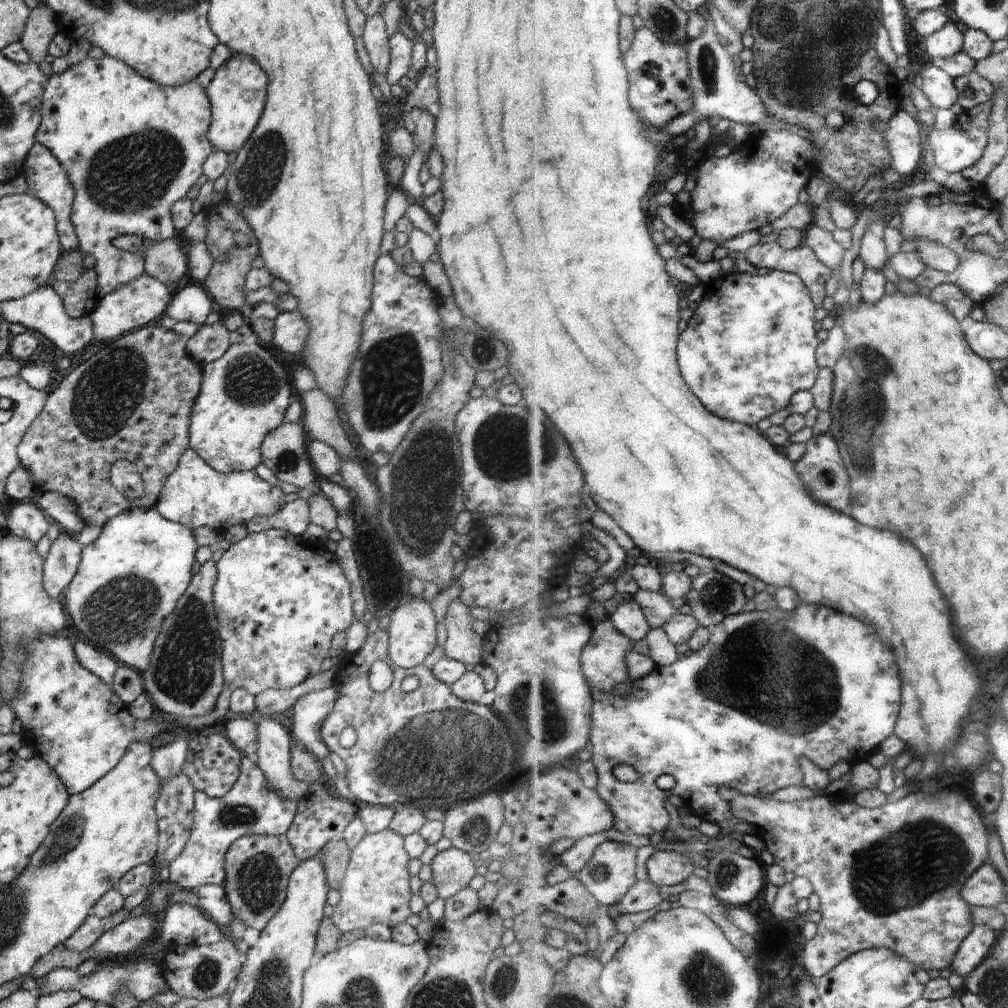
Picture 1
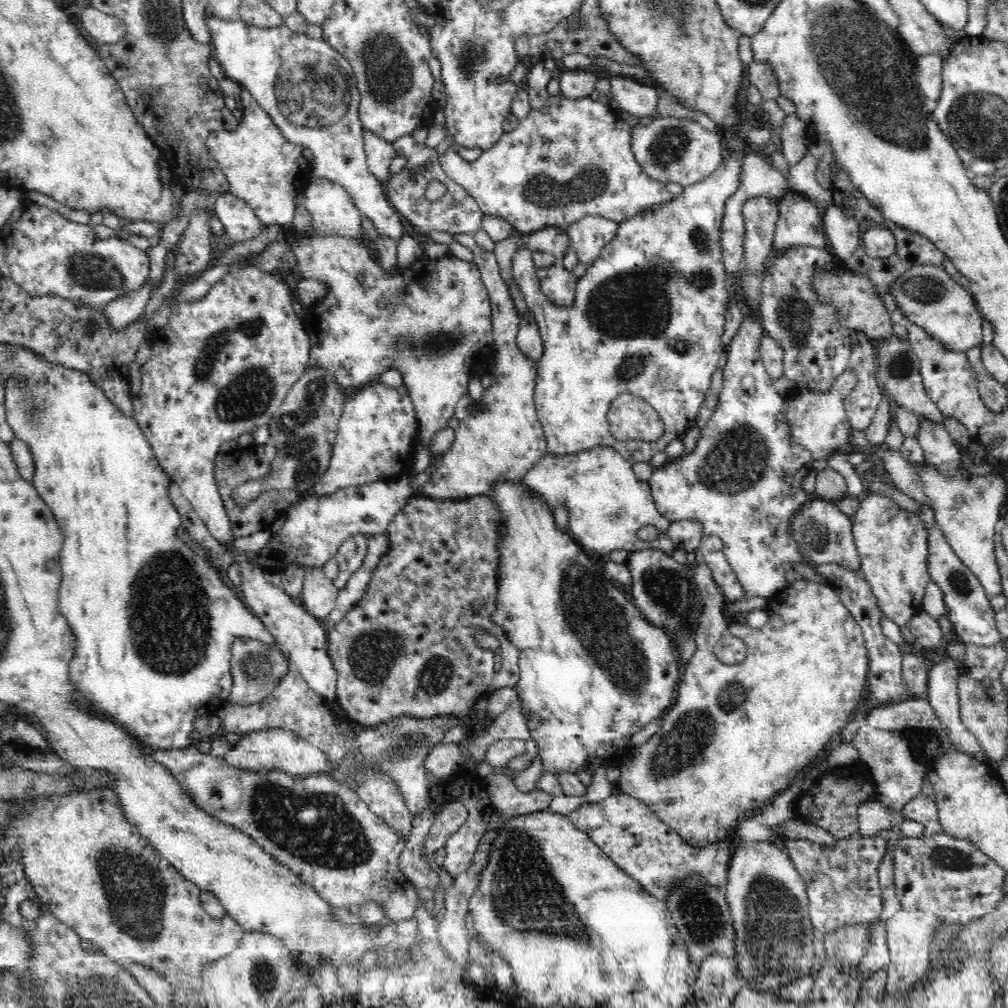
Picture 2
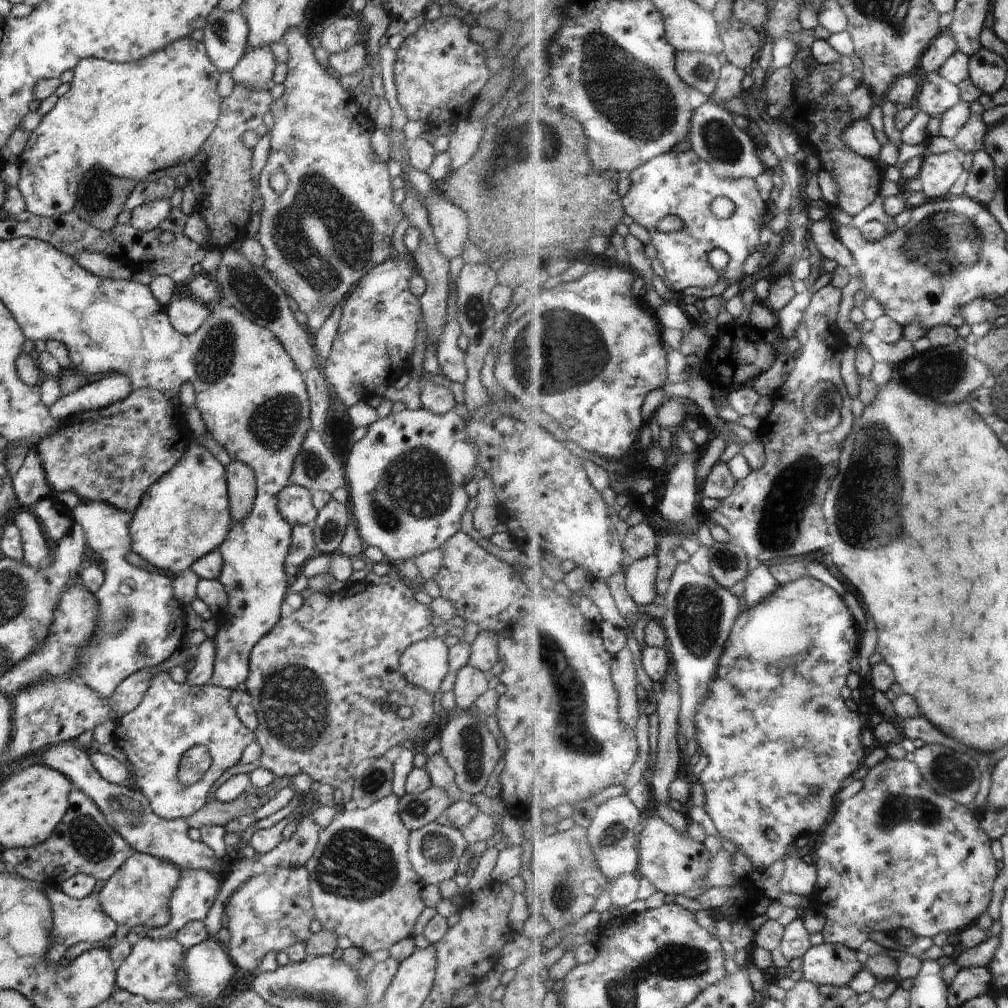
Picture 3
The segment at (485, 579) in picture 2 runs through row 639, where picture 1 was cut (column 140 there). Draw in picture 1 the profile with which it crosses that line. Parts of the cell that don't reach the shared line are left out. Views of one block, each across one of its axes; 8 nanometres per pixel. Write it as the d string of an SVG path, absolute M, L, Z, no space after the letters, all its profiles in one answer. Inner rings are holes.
M152 323L145 325L138 330L124 334L122 337L112 340L106 348L102 348L98 354L88 357L85 362L76 366L70 374L66 374L64 379L58 378L52 390L48 393L44 410L34 420L34 423L28 428L26 435L17 447L17 458L20 460L20 465L30 474L33 479L33 484L38 492L52 492L60 494L63 498L69 499L75 505L75 510L80 516L80 519L85 523L86 527L104 527L113 517L120 515L122 512L138 508L149 510L156 507L159 500L159 495L165 486L165 480L171 475L178 464L184 452L189 448L189 427L190 416L194 402L199 396L199 391L202 385L202 370L196 360L193 360L186 348L186 339L177 336L174 332L169 332L167 329L160 329L158 324ZM119 459L129 461L136 471L141 475L141 480L144 484L144 495L137 500L127 500L110 481L111 467L114 462Z

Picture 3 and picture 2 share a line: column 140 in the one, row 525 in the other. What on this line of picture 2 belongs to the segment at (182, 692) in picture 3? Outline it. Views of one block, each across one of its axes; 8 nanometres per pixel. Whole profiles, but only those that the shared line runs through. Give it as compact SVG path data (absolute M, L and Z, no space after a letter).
M750 312L750 314L745 315L744 320L742 320L742 326L740 326L740 330L738 330L738 334L734 336L734 340L727 346L727 363L723 368L723 389L719 394L716 410L712 413L712 418L710 418L704 428L701 428L701 433L696 441L694 450L684 454L680 458L675 458L655 468L649 479L649 486L656 508L664 518L667 518L671 523L678 520L695 520L702 525L703 536L712 536L713 534L714 536L720 537L723 542L723 551L725 552L729 565L733 568L739 582L743 585L743 590L750 598L760 596L770 600L787 588L786 572L793 570L794 564L809 564L805 562L804 553L802 553L802 549L798 547L798 543L796 543L796 539L794 539L791 522L792 518L796 516L796 512L798 512L804 504L808 504L808 502L812 501L810 493L806 492L802 487L802 480L804 480L813 469L812 464L815 460L814 457L812 457L812 453L807 448L798 446L797 444L794 446L790 442L788 426L784 423L779 424L776 420L778 412L782 412L785 409L785 400L782 398L782 395L778 393L778 390L776 390L774 386L775 382L771 379L771 375L767 372L761 359L759 344L763 336L766 335L761 324L760 314Z

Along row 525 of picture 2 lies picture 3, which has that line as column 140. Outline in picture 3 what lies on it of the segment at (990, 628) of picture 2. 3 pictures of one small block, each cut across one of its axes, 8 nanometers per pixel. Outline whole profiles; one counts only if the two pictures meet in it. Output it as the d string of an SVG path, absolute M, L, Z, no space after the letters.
M181 869L178 886L176 886L170 897L170 922L162 927L144 928L142 925L131 927L128 934L125 936L126 940L130 942L130 946L134 946L141 938L151 938L155 941L175 939L178 931L185 924L192 921L203 921L206 918L220 889L221 878L219 878L216 873L210 872L209 870Z

